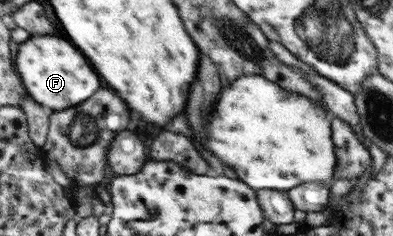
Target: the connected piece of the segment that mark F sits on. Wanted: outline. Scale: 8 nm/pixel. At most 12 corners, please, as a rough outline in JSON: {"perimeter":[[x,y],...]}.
{"perimeter":[[53,34],[20,44],[29,94],[52,112],[103,87],[71,41]]}

